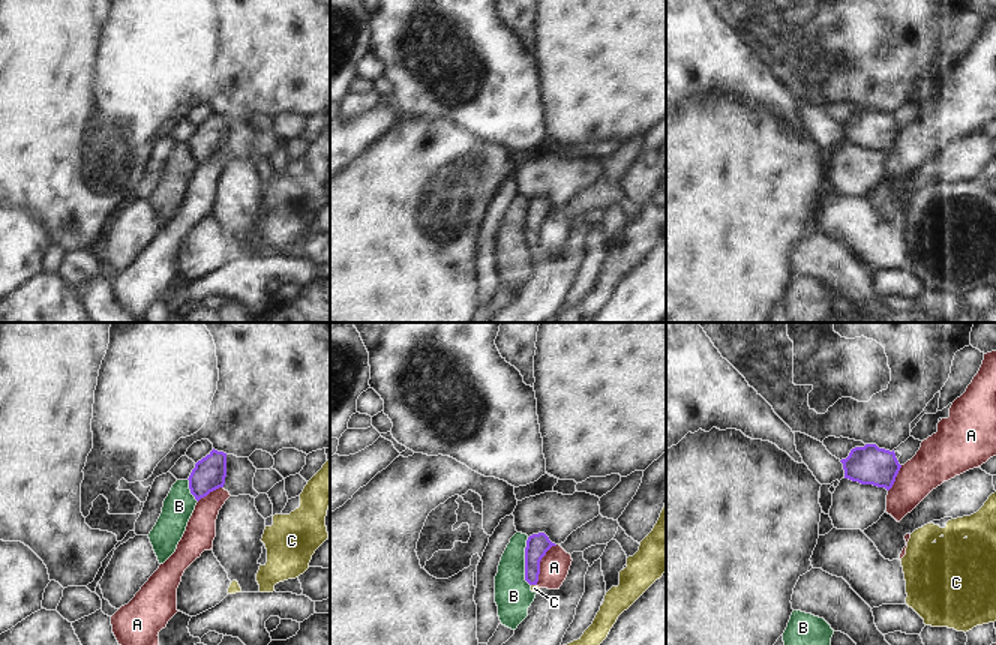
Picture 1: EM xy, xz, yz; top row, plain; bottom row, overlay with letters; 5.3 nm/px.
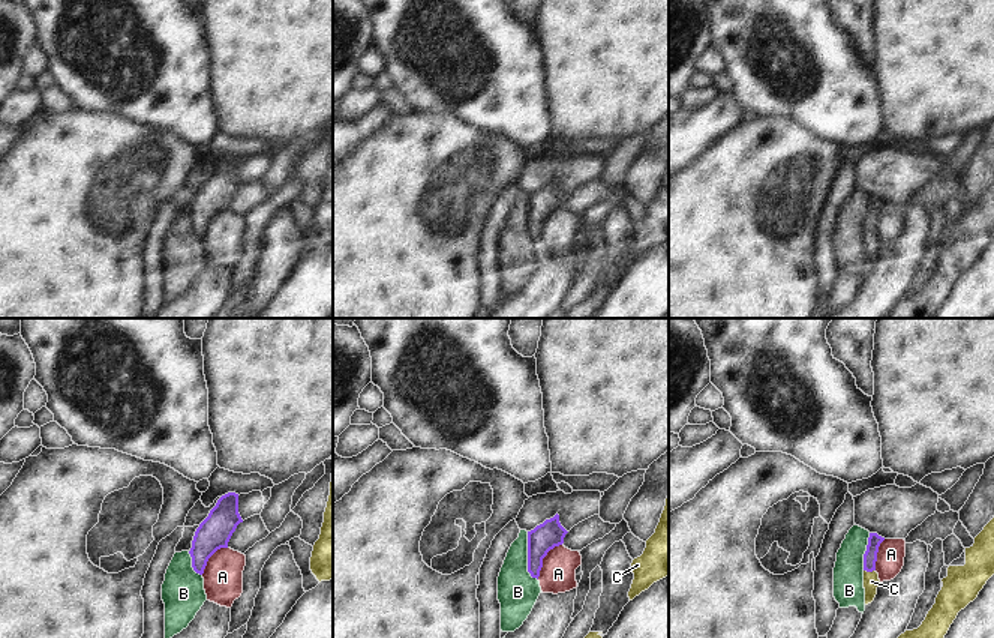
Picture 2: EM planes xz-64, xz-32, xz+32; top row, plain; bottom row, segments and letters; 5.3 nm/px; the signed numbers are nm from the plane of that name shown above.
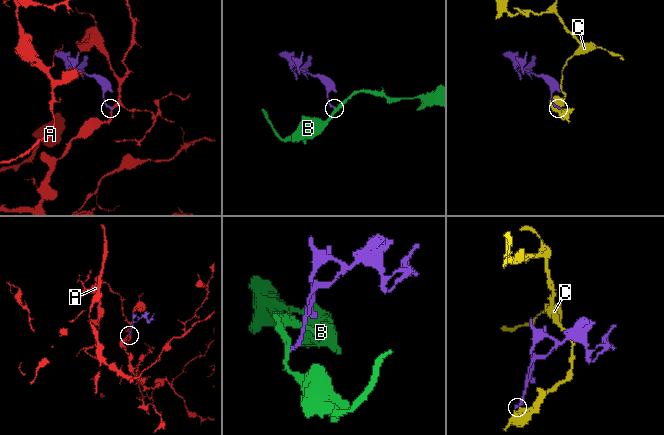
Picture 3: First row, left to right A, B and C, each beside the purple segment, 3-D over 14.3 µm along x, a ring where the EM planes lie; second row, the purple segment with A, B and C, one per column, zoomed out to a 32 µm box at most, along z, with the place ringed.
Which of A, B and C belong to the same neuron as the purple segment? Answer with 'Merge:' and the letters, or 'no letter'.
Merge: C

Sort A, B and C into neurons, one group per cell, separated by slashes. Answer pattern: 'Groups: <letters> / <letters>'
Groups: A / B / C.

